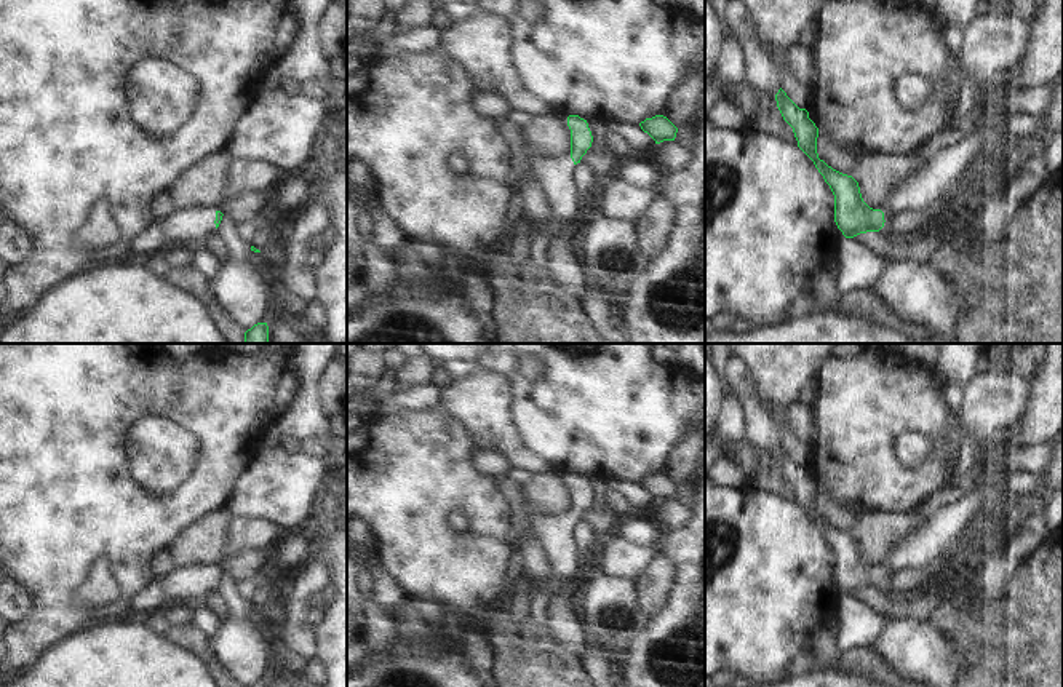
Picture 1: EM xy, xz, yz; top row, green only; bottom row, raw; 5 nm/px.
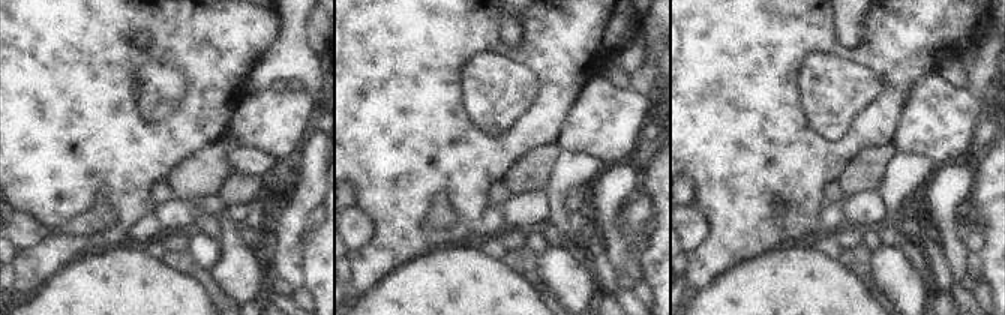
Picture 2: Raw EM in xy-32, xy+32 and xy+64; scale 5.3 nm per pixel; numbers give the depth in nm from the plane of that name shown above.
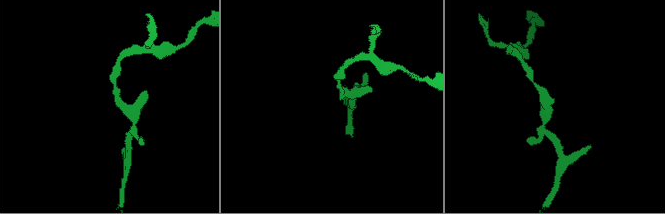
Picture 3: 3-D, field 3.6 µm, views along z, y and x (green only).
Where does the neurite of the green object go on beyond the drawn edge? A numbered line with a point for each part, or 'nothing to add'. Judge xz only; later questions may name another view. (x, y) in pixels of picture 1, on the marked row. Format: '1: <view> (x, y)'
1: xz (555, 174).

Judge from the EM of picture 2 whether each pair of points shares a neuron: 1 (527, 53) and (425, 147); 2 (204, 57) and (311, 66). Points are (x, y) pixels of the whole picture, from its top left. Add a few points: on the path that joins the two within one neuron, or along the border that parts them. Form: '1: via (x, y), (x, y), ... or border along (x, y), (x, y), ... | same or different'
1: via (488, 45), (473, 45), (425, 93), (425, 108) | same
2: border along (276, 33), (270, 45), (246, 72), (242, 95) | different

